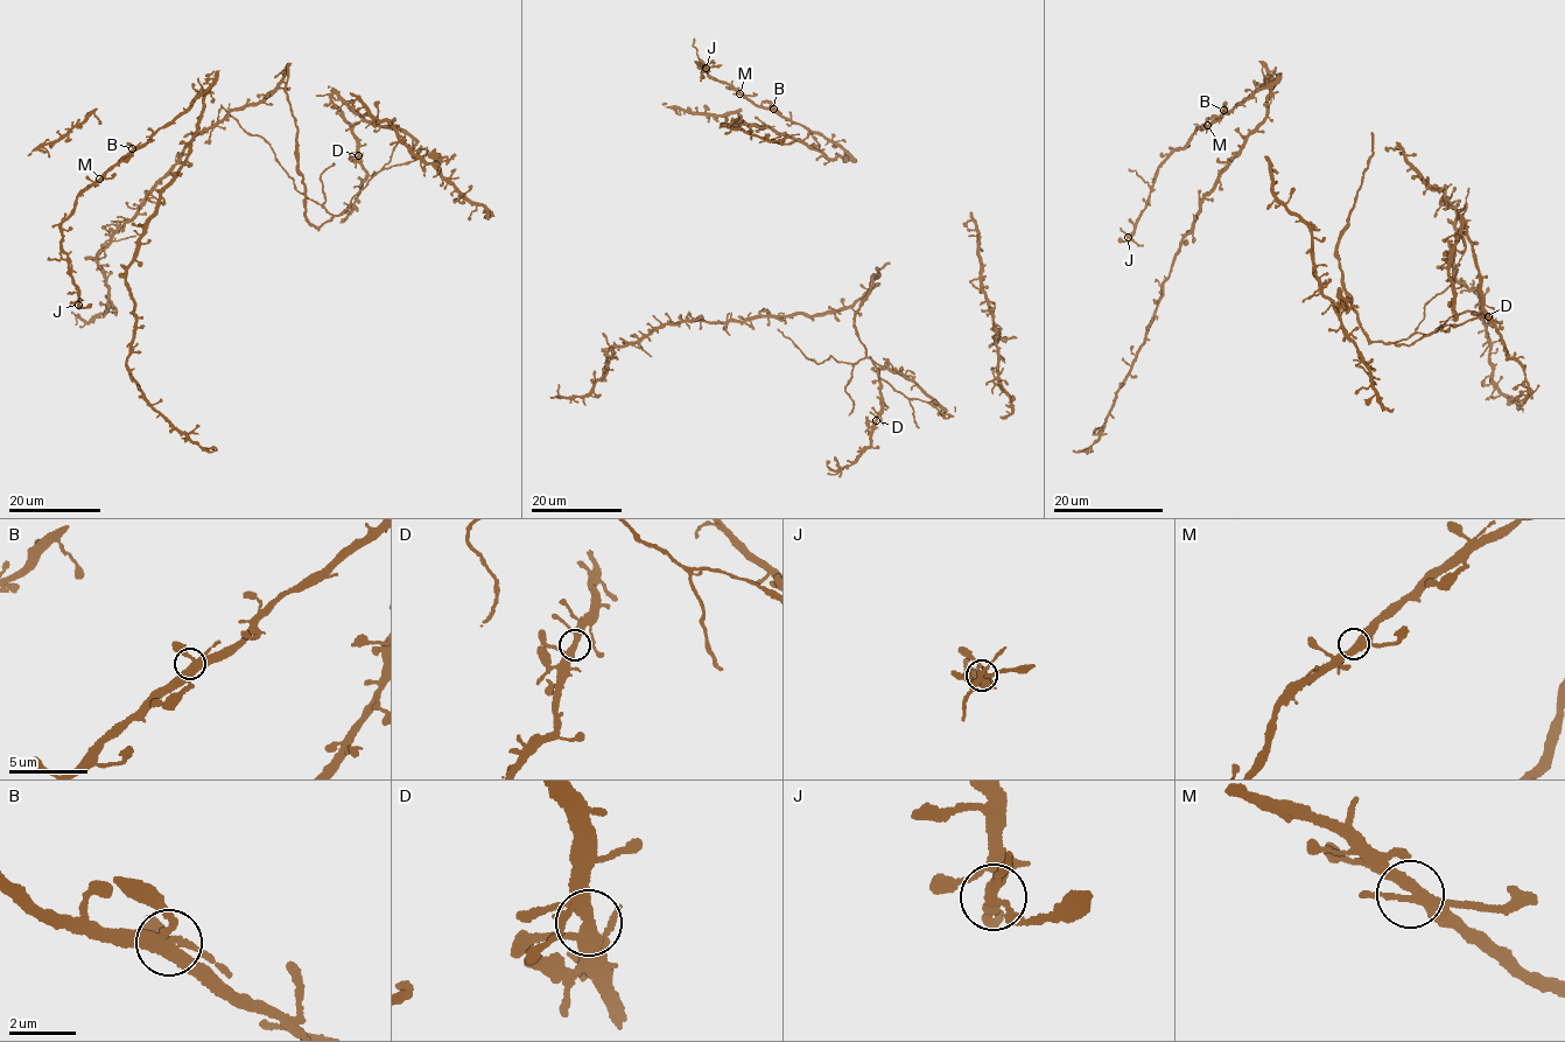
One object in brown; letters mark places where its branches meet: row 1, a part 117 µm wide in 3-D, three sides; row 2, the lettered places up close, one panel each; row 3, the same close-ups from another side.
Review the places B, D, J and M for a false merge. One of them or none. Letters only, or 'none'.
J

